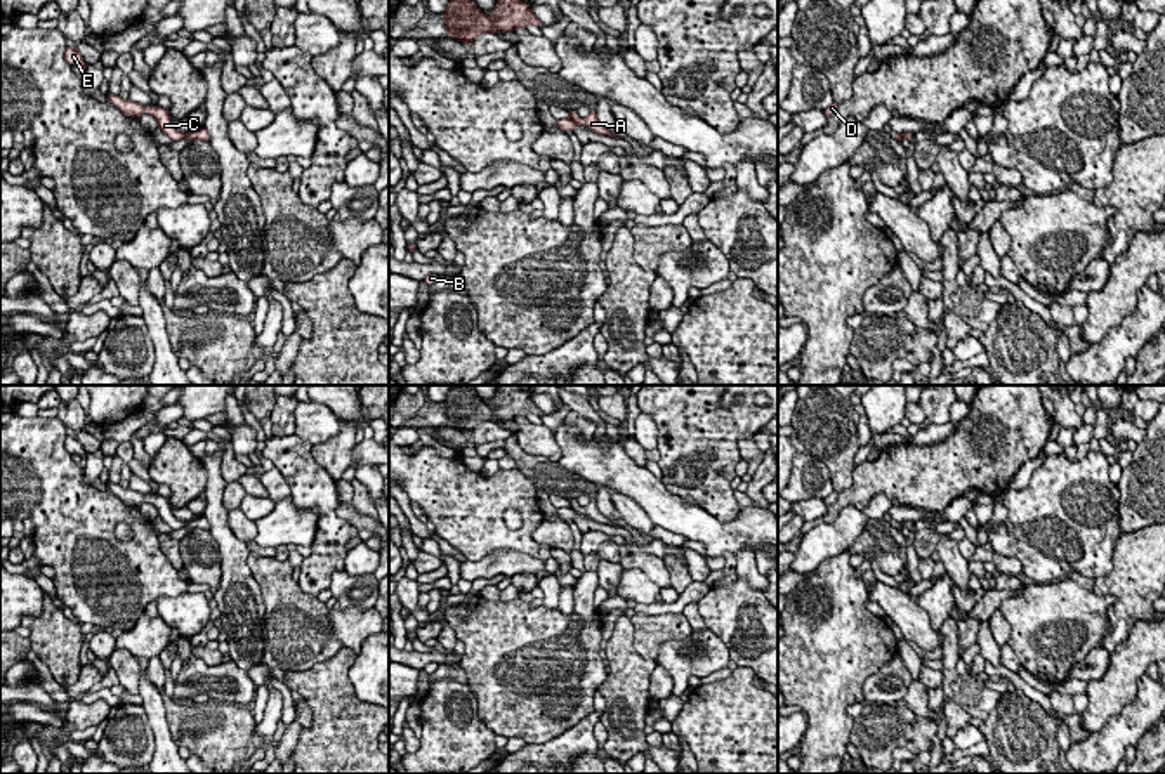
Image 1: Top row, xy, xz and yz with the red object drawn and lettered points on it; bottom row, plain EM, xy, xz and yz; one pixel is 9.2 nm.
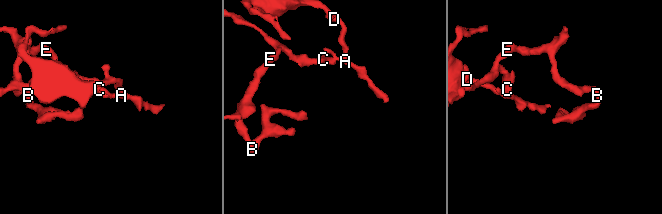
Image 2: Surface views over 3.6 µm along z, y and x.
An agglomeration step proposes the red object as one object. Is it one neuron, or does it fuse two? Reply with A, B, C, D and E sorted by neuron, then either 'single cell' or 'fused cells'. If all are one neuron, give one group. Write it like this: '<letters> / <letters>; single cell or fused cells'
A D / B C E; fused cells

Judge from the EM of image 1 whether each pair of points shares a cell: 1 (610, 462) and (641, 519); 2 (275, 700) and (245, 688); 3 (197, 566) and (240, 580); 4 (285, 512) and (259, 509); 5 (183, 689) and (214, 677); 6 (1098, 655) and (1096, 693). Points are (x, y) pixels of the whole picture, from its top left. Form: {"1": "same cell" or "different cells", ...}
{"1": "different cells", "2": "different cells", "3": "different cells", "4": "different cells", "5": "same cell", "6": "different cells"}

